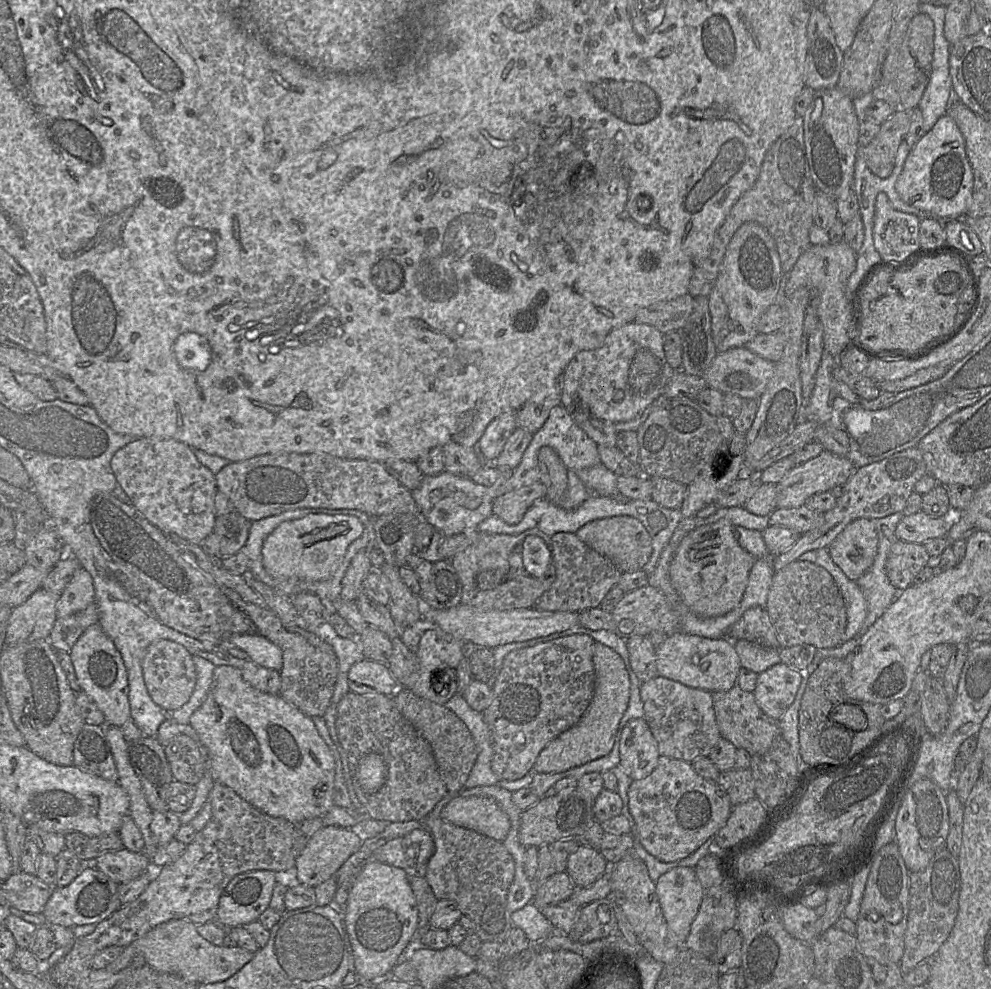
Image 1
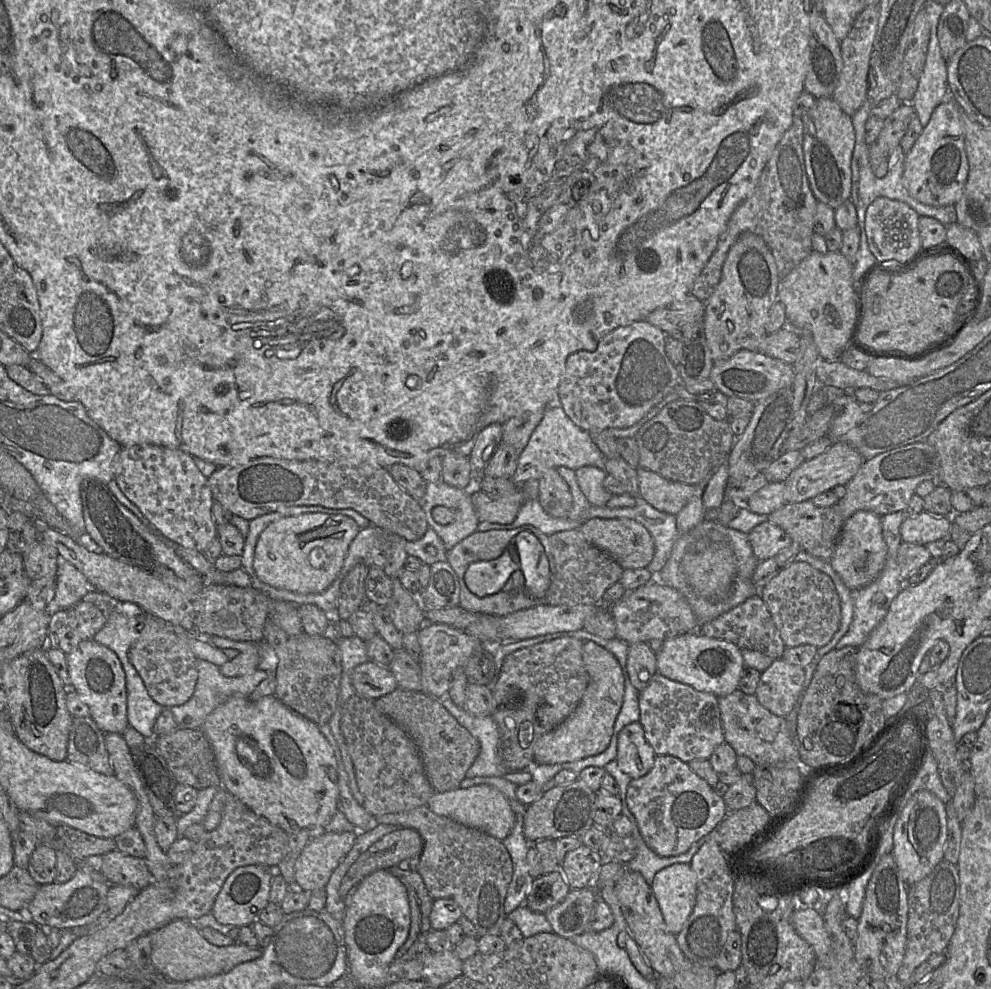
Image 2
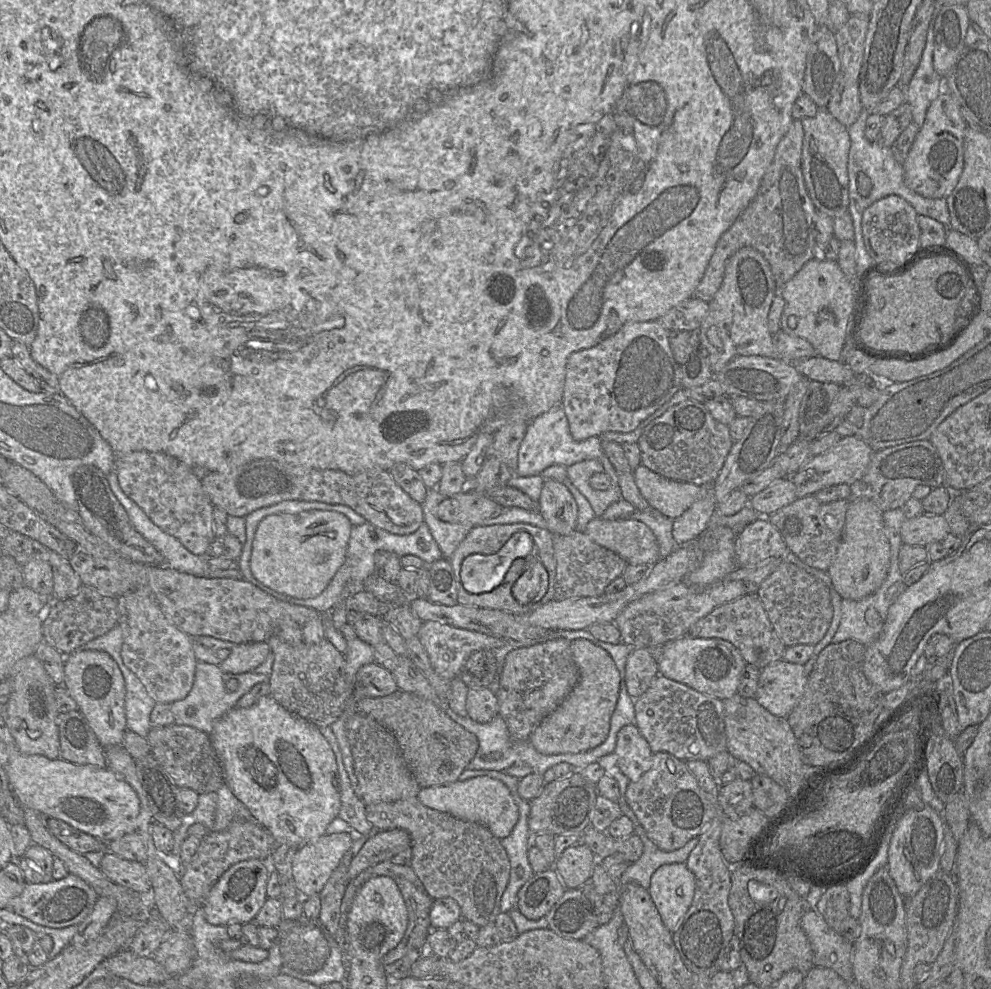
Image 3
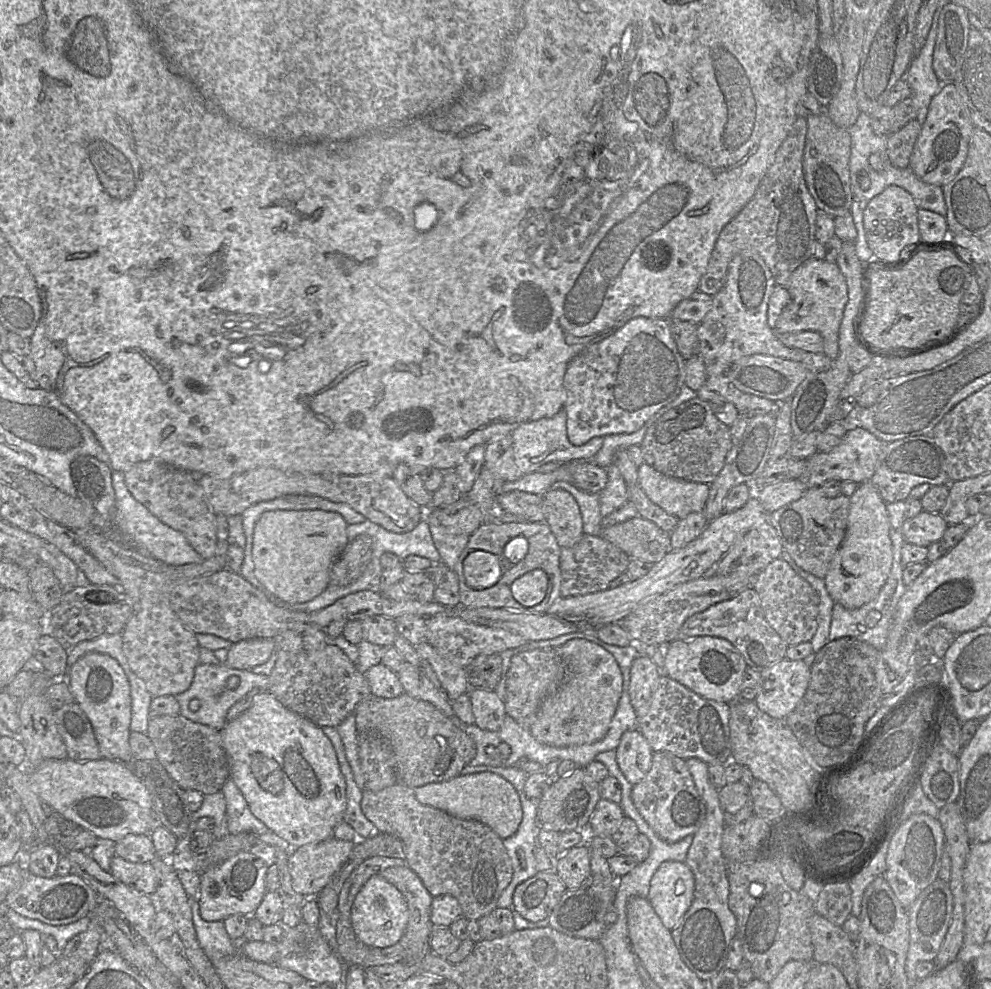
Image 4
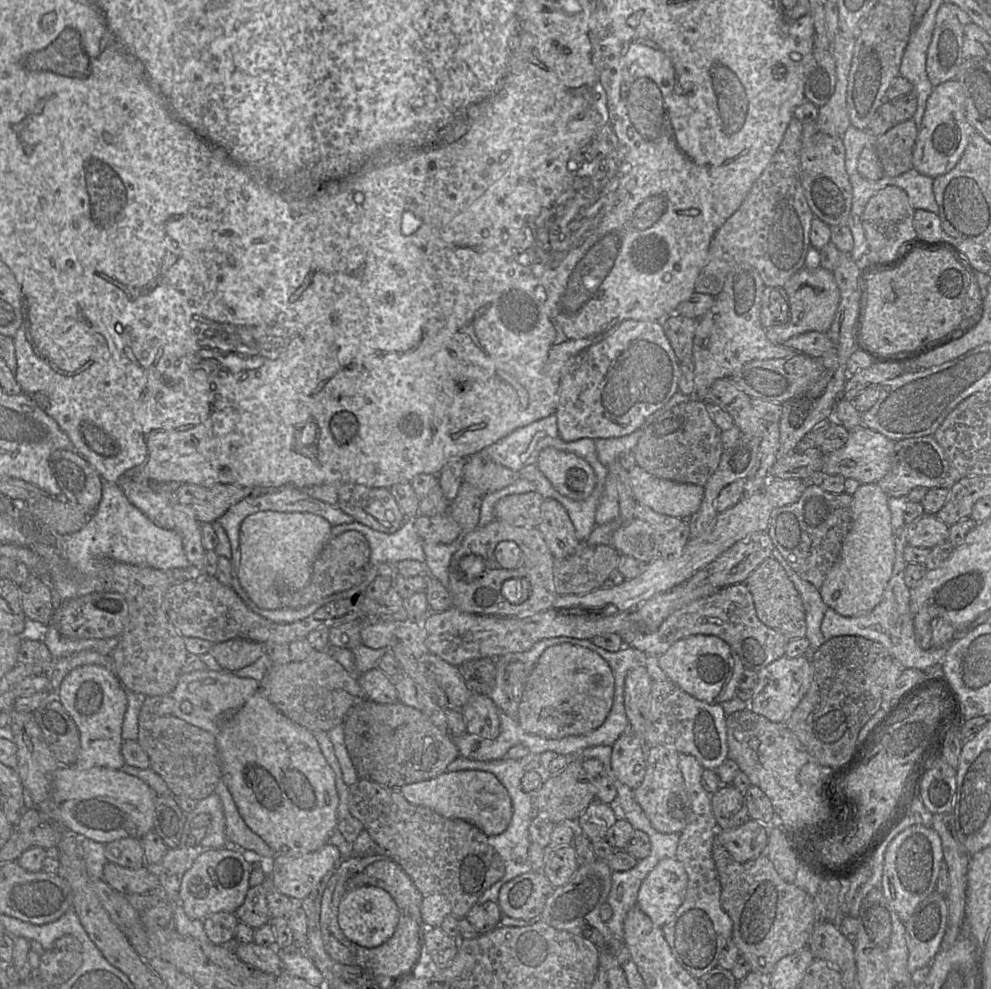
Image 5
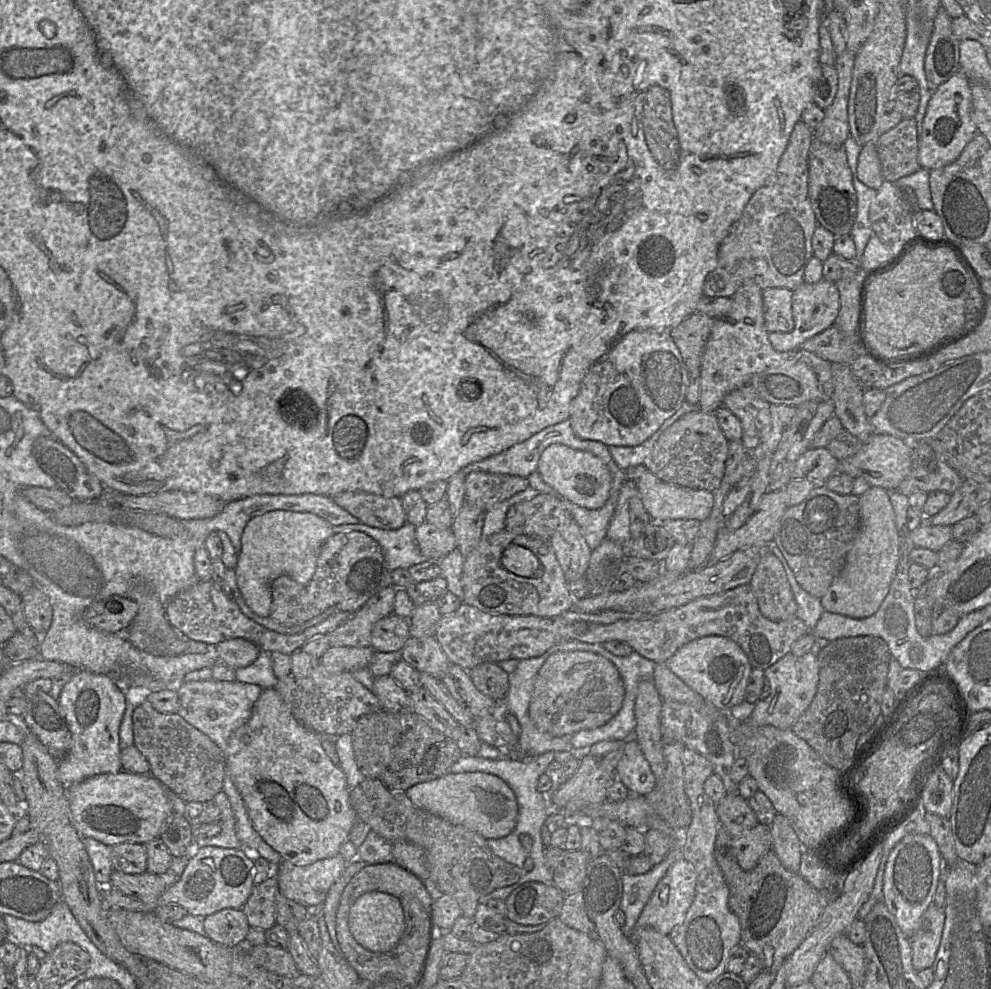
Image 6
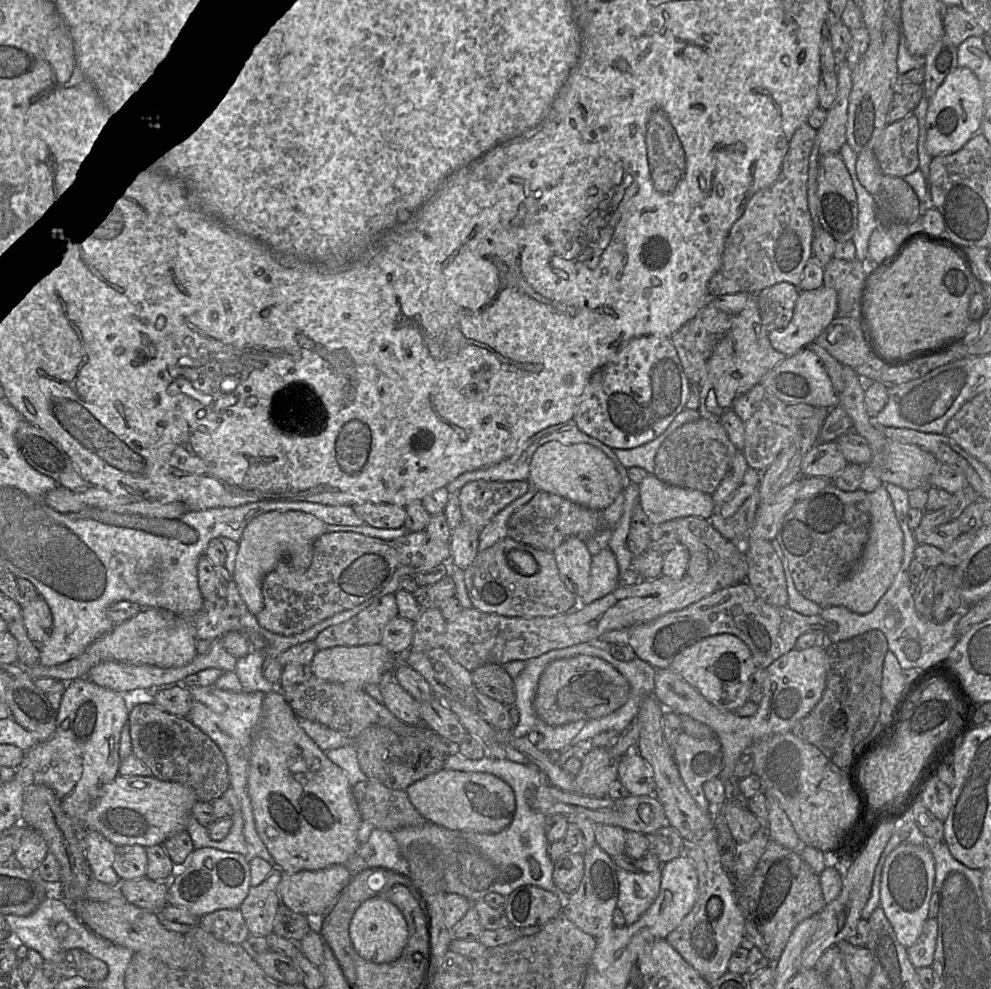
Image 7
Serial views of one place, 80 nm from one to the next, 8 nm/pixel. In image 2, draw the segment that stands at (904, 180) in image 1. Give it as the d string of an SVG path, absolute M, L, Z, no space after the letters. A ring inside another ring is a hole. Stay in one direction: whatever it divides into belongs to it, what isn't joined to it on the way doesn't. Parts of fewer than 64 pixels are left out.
M948 97L933 110L928 124L906 154L902 184L911 197L923 204L935 207L954 205L961 197L968 172L960 109Z

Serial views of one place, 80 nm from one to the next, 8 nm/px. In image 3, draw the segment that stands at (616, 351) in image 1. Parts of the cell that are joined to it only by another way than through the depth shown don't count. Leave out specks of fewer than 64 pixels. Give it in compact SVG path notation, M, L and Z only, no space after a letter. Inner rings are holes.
M658 321L626 324L616 334L588 349L572 353L566 364L562 406L574 440L583 441L605 432L628 433L682 389L680 365L675 361L669 331Z

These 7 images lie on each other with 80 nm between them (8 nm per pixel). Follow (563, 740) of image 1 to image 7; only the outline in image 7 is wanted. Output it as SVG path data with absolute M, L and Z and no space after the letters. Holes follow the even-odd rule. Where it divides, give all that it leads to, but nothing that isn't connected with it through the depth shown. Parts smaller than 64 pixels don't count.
M578 655L548 664L539 678L533 707L544 723L560 726L605 717L623 706L629 696L630 685L614 666L595 656Z

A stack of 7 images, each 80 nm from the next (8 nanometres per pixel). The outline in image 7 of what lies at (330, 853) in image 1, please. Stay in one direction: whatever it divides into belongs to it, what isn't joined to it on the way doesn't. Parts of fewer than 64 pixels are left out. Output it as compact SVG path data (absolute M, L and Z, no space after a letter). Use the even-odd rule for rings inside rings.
M342 864L332 865L321 870L302 870L294 874L283 874L278 885L281 904L294 912L305 914L314 920L318 920L329 913L352 877L353 874Z

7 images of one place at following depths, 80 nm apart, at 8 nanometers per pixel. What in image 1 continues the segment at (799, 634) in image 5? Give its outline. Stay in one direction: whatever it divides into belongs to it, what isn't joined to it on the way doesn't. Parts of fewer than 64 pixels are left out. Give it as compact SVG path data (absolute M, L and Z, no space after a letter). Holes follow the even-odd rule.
M797 559L776 571L766 610L781 648L813 645L817 649L826 649L844 643L843 634L847 627L845 601L831 574L821 566Z

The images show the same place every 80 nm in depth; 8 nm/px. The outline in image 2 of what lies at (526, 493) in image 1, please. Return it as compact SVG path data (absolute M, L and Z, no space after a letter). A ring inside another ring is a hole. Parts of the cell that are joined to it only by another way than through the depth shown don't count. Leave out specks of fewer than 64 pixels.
M478 486L470 493L471 501L480 522L489 521L510 524L514 521L519 508L525 501L520 490L502 497L490 497Z

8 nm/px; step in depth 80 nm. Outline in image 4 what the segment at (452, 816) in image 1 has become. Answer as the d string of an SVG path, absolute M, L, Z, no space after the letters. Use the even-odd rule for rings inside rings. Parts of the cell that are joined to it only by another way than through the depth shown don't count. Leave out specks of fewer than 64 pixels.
M489 772L455 777L414 789L417 800L464 820L476 820L490 827L502 840L516 833L523 818L522 805L515 788L503 777Z

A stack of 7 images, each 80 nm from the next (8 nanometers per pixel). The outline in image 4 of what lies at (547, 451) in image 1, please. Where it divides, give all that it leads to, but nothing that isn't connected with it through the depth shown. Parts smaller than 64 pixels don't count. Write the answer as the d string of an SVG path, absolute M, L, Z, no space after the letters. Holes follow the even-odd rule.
M549 489L543 495L544 522L561 548L575 546L583 537L582 520L574 498L566 491Z

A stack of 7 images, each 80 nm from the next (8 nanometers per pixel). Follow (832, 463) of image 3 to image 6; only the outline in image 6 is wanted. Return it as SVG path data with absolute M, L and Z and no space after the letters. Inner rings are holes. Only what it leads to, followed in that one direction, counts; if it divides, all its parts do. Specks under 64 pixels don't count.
M875 432L863 441L861 449L856 454L839 461L837 473L846 473L853 478L862 477L870 486L879 486L892 491L910 474L911 458L912 449L904 440Z

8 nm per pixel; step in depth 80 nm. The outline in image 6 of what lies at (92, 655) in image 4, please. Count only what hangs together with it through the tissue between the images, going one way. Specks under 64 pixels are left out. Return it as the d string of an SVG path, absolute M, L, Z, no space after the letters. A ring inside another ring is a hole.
M77 670L63 687L58 701L72 736L68 754L58 761L58 776L65 790L93 776L122 771L119 732L126 699L113 678Z

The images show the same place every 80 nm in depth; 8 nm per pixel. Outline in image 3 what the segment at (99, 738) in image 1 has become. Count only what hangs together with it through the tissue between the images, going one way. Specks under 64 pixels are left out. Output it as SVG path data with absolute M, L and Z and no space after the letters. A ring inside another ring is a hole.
M79 710L59 713L60 758L79 765L106 768L105 750Z

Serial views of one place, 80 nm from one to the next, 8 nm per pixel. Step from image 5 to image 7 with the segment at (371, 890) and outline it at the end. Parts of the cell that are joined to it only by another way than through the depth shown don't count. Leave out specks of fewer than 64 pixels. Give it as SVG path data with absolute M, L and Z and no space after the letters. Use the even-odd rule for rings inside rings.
M383 896L370 898L357 908L350 921L349 934L357 953L363 959L377 964L398 959L408 940L407 924L402 912Z

